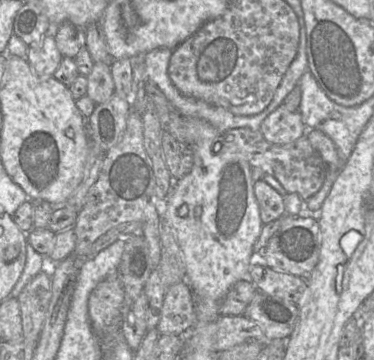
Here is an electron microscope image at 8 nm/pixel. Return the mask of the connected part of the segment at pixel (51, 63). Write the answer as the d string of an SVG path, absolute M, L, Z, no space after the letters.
M45 34L38 43L29 46L27 61L36 75L49 78L54 76L62 58L55 36Z

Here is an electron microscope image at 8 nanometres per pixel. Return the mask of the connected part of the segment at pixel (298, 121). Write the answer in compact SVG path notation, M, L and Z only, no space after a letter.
M281 104L264 119L260 132L268 142L285 145L306 135L307 128L299 111L291 112Z

